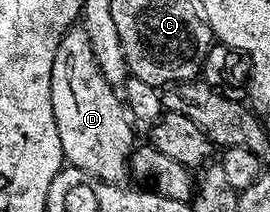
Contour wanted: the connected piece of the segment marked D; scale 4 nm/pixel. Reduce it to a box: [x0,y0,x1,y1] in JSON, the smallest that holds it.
[51,25,137,184]

